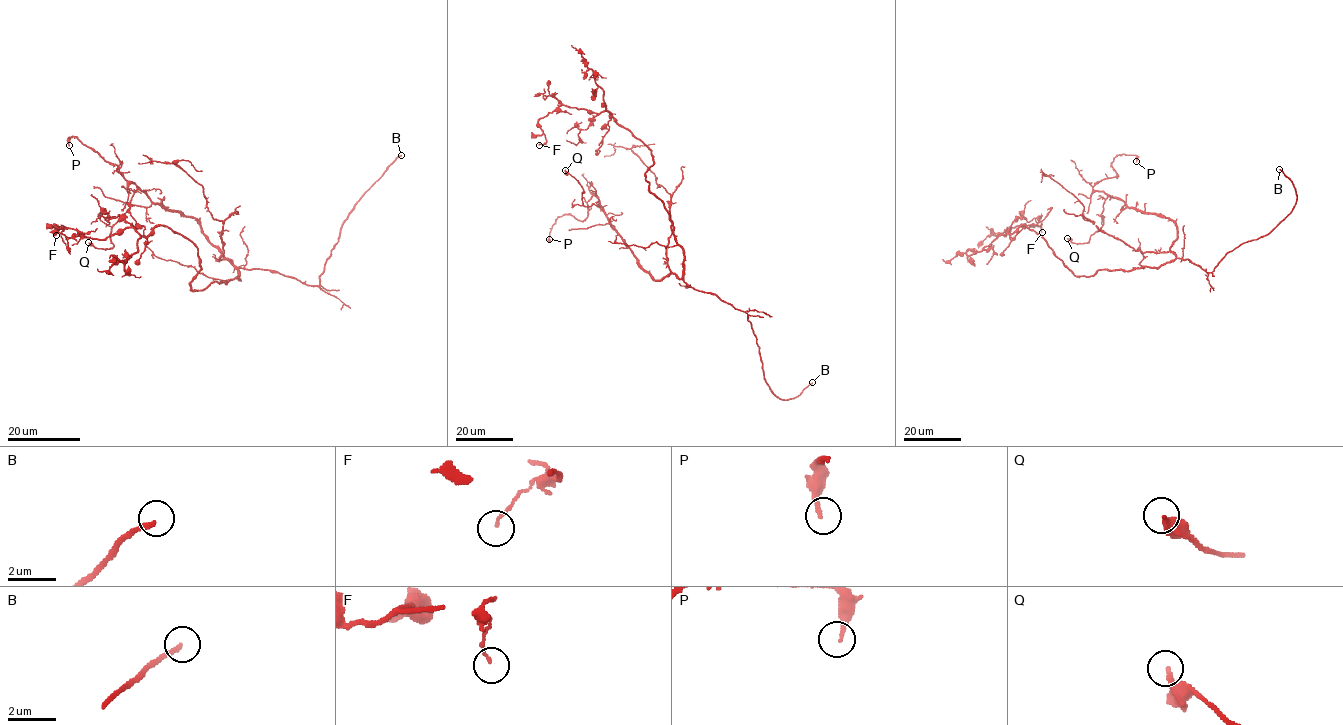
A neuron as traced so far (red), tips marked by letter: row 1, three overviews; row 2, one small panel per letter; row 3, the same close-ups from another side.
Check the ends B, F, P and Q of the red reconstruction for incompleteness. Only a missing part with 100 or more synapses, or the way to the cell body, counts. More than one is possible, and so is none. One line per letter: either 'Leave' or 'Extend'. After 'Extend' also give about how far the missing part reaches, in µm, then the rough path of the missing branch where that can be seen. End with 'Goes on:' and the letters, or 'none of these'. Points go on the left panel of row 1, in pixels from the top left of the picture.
B: Extend. Missing length about 45 µm
F: Leave
P: Leave
Q: Leave
Goes on: B

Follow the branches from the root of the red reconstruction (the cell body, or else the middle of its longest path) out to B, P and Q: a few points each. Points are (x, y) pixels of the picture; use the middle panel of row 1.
B: (676, 239), (683, 252), (683, 280), (747, 314), (770, 390), (788, 400), (812, 382)
P: (676, 239), (683, 252), (684, 275), (655, 280), (610, 225), (594, 195), (583, 220), (559, 216), (549, 239)
Q: (676, 239), (683, 252), (684, 275), (655, 280), (606, 215), (594, 204), (583, 204), (581, 185), (565, 170)

